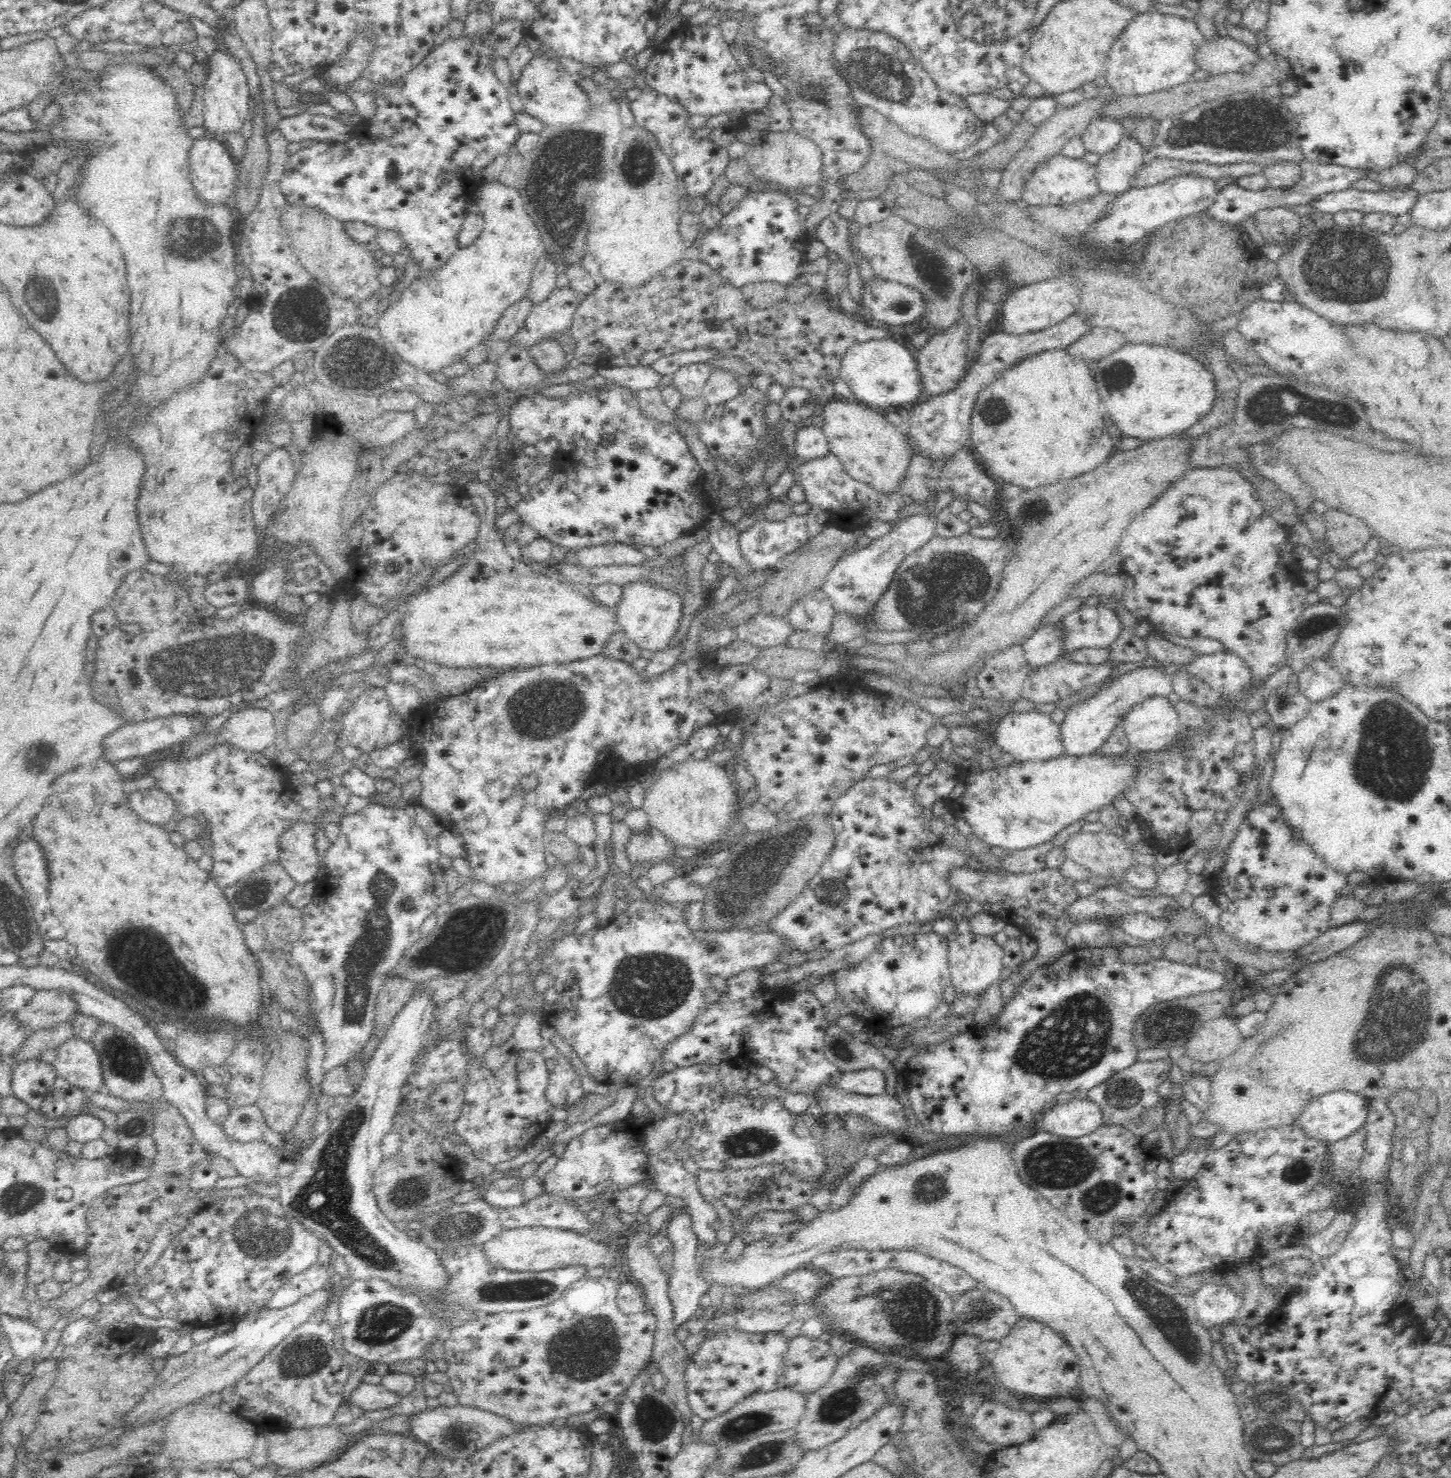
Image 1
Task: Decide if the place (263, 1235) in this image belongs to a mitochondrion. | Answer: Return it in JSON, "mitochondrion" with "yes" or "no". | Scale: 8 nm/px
{"mitochondrion":"yes"}

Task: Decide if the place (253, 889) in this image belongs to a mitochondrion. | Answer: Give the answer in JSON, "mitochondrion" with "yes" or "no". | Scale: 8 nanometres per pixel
{"mitochondrion":"yes"}

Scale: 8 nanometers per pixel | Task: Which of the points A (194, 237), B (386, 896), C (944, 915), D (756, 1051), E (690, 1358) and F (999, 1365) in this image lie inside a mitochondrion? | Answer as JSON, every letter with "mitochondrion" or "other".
{"A":"mitochondrion","B":"mitochondrion","C":"other","D":"other","E":"other","F":"other"}

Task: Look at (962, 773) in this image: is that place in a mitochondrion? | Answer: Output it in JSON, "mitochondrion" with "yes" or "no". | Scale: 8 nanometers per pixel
{"mitochondrion":"no"}

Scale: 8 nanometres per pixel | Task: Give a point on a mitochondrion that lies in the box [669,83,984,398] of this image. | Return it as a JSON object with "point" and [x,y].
{"point":[936,272]}

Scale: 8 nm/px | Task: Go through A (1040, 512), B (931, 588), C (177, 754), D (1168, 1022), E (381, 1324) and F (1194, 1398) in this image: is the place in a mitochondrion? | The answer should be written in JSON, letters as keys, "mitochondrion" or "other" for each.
{"A":"mitochondrion","B":"mitochondrion","C":"other","D":"mitochondrion","E":"mitochondrion","F":"other"}

